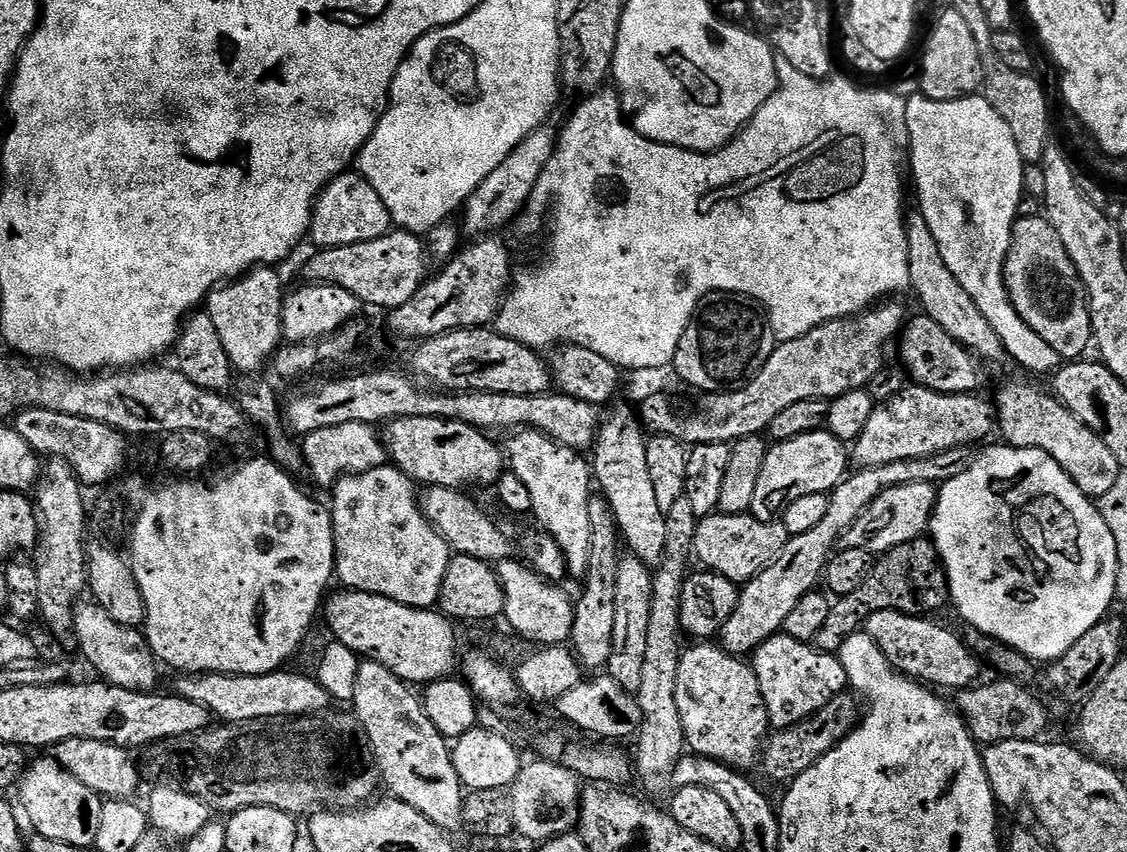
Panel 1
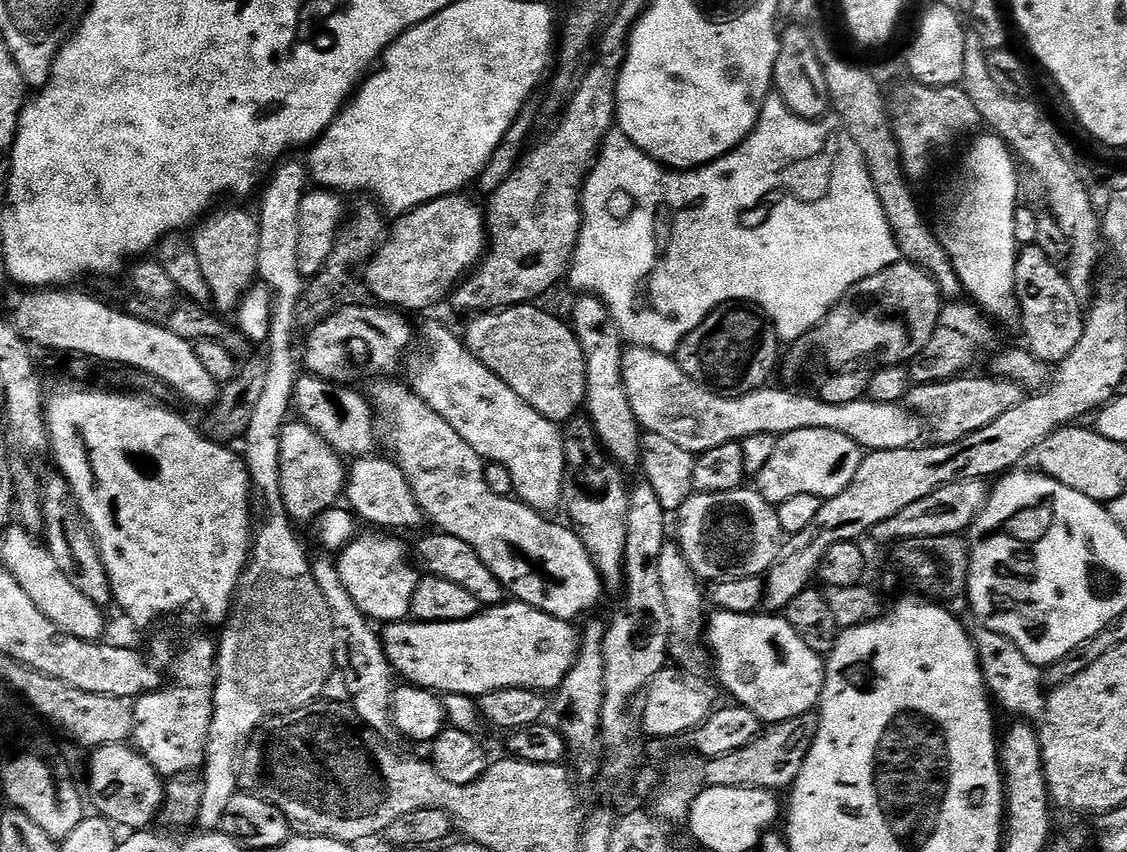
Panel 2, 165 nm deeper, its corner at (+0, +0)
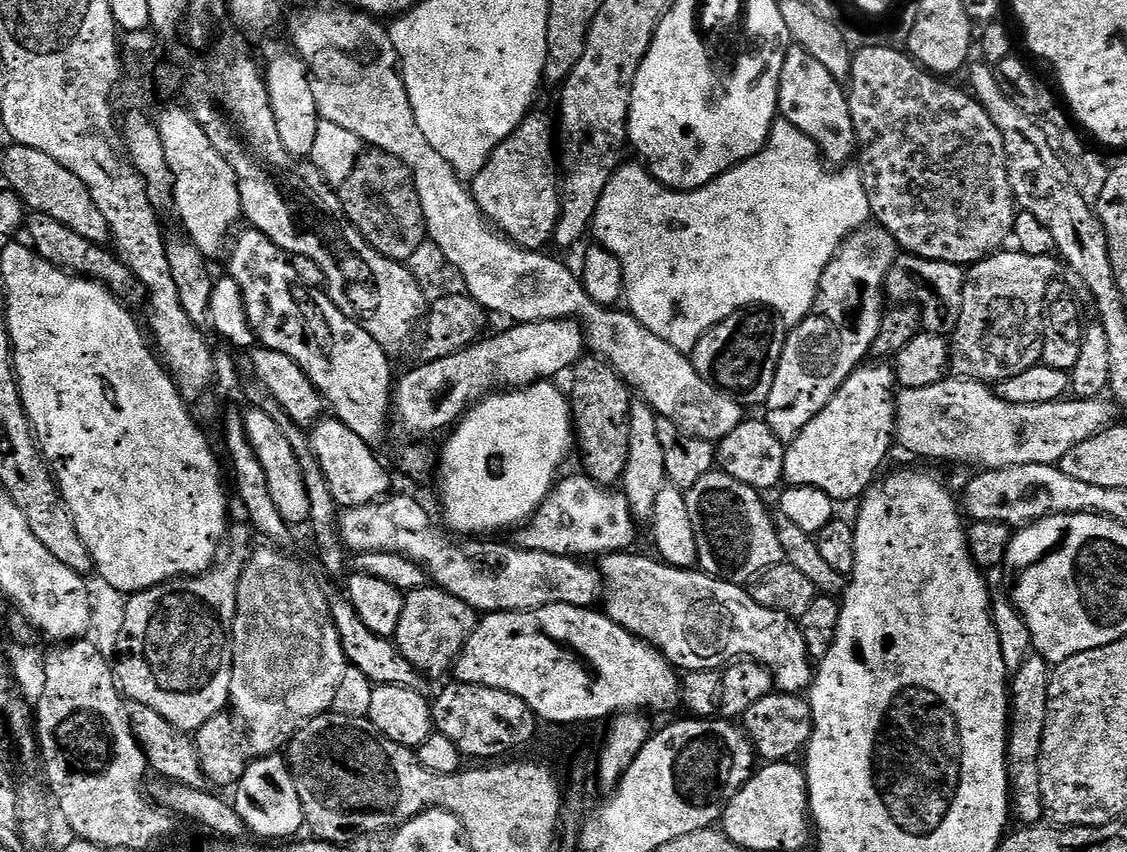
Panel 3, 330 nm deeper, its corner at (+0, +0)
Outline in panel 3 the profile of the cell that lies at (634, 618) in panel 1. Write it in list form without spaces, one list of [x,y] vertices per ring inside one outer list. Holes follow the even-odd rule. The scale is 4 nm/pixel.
[[[595,354],[585,355],[576,361],[570,369],[572,375],[572,396],[570,392],[570,411],[572,414],[572,431],[574,444],[580,447],[580,460],[584,463],[583,475],[588,476],[596,484],[616,486],[621,483],[626,458],[628,457],[629,434],[628,414],[632,409],[634,399],[624,379],[621,378],[606,360]]]

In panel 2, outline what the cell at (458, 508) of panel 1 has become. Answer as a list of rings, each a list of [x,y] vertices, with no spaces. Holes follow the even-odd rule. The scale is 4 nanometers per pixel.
[[[373,454],[367,458],[360,458],[353,463],[350,468],[350,479],[346,485],[346,504],[349,509],[361,521],[369,520],[372,526],[377,526],[382,530],[396,530],[392,528],[416,528],[420,523],[426,520],[420,503],[416,501],[416,494],[412,489],[411,482],[404,476],[404,471],[400,465],[391,459],[379,460],[379,455]]]

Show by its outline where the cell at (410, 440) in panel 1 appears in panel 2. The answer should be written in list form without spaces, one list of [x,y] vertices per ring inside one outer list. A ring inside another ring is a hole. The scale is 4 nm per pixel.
[[[304,374],[297,379],[294,412],[303,423],[309,424],[320,436],[330,442],[346,458],[367,458],[376,449],[376,420],[372,417],[373,405],[369,397],[355,392],[355,387],[340,382],[323,380],[320,376]]]

